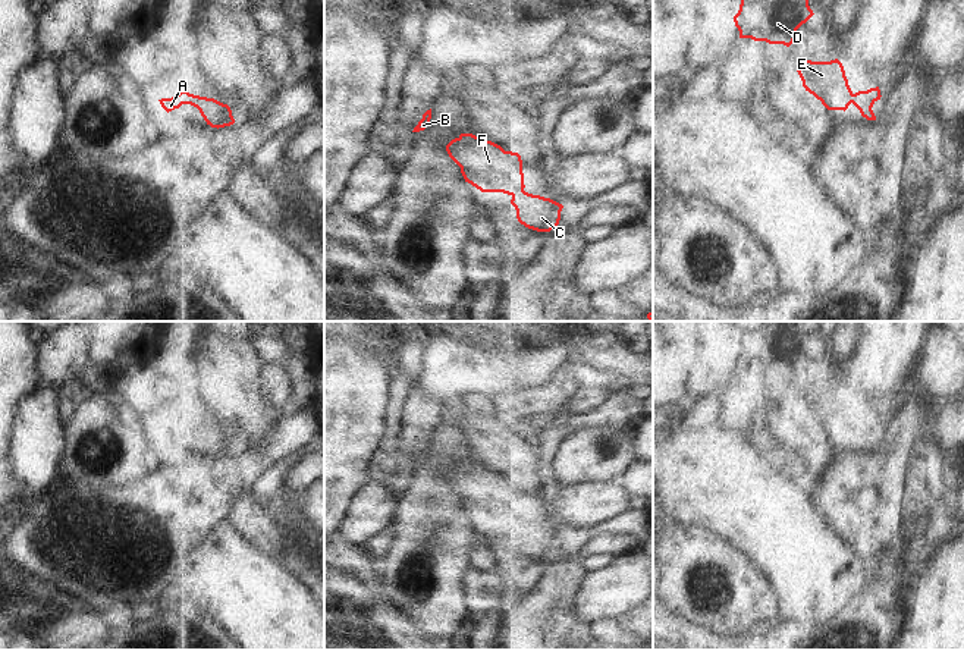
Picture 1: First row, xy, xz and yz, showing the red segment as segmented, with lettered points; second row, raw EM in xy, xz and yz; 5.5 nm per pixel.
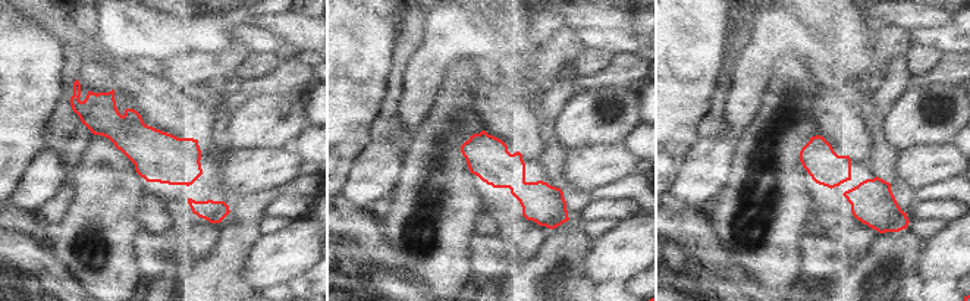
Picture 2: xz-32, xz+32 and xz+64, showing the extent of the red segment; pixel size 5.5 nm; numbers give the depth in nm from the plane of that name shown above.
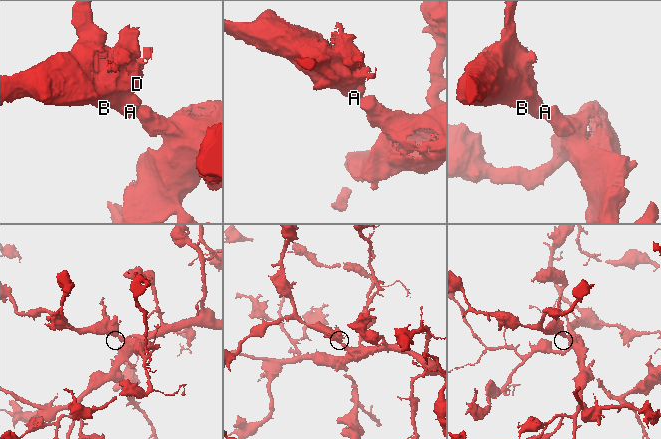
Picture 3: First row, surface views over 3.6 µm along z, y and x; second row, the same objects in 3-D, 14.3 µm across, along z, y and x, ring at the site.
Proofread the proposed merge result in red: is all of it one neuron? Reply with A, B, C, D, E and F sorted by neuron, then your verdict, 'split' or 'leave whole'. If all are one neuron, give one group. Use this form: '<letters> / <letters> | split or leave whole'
A B C D E F | leave whole

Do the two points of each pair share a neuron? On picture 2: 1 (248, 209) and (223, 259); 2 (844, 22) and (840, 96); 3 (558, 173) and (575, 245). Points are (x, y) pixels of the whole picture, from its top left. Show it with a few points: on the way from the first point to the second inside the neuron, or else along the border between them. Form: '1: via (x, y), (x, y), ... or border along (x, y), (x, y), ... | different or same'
1: via (244, 220), (239, 241), (235, 247) | same
2: border along (826, 77), (837, 82), (853, 85), (866, 99) | different
3: border along (561, 188), (586, 190), (593, 194) | different

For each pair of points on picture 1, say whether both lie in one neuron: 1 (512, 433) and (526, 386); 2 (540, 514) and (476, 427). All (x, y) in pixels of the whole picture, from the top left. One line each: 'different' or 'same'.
1: different
2: different

